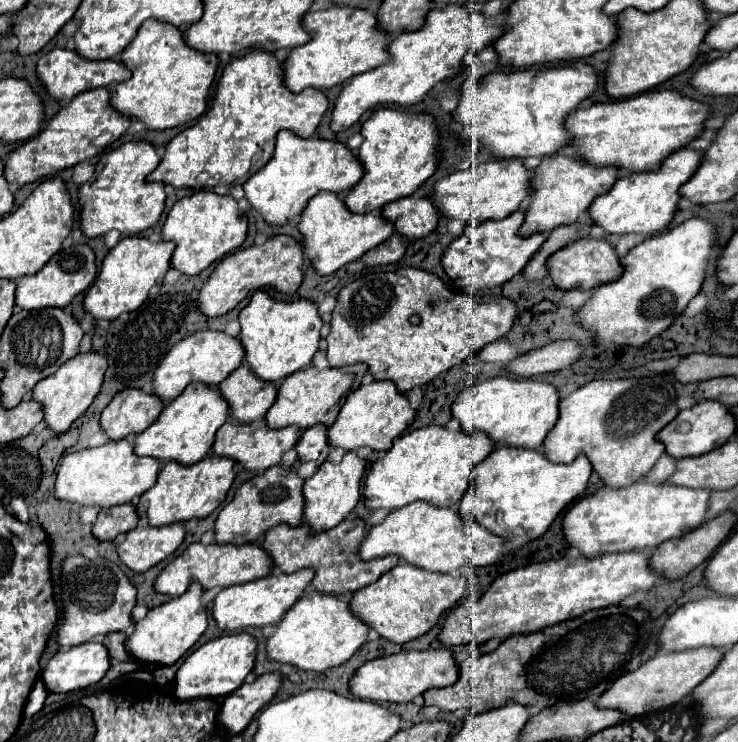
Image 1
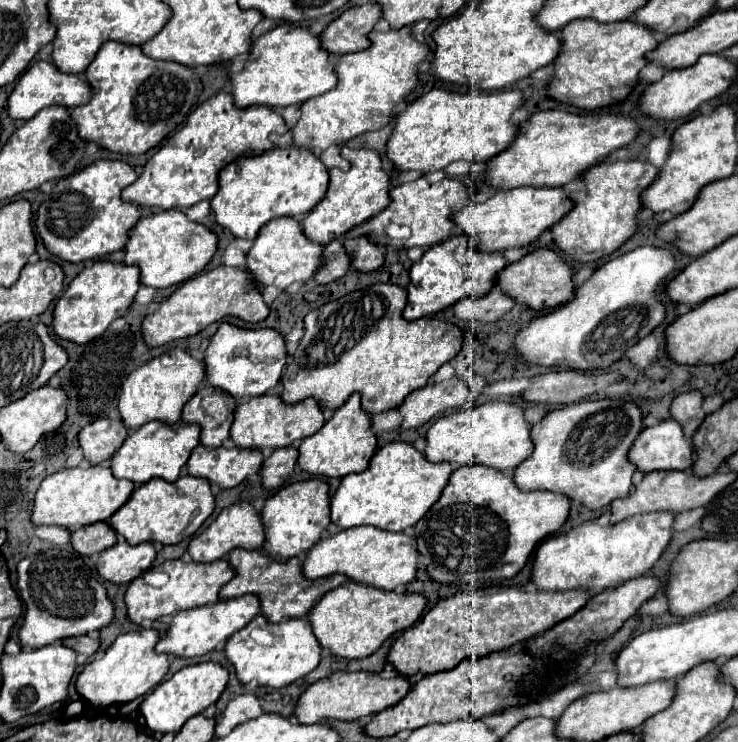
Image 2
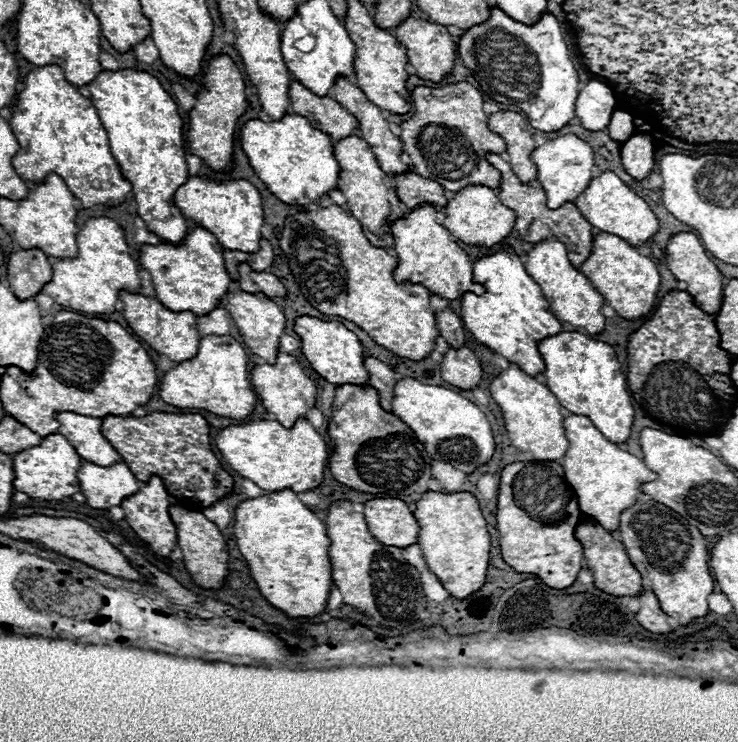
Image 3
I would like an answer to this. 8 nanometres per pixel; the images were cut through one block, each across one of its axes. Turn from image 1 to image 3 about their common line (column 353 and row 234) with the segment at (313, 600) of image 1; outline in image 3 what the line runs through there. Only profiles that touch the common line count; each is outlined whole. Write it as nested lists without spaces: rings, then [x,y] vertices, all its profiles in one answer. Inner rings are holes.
[[[610,170],[592,180],[592,184],[576,198],[576,206],[580,208],[582,216],[592,224],[592,228],[596,228],[598,232],[620,236],[634,248],[646,244],[658,232],[658,218],[650,210],[650,206]]]

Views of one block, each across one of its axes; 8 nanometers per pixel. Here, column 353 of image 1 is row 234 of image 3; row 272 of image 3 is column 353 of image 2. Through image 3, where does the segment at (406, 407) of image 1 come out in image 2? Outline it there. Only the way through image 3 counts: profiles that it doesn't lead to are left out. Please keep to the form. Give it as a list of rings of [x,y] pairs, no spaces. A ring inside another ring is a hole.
[[[352,394],[342,408],[310,438],[302,440],[298,446],[298,466],[314,476],[342,478],[352,472],[362,472],[370,464],[376,452],[376,436],[372,432],[370,416],[360,408],[360,396]]]

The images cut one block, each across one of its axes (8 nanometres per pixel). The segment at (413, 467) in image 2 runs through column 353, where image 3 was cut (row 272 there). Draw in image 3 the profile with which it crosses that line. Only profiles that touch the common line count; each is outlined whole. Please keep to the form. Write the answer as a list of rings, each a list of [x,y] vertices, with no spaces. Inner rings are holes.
[[[508,246],[486,254],[474,262],[474,280],[484,286],[484,294],[468,292],[462,296],[462,322],[466,330],[486,348],[498,352],[504,360],[516,364],[528,376],[546,372],[544,360],[538,352],[538,342],[562,332],[562,324],[550,312],[540,286],[528,276],[516,252]]]

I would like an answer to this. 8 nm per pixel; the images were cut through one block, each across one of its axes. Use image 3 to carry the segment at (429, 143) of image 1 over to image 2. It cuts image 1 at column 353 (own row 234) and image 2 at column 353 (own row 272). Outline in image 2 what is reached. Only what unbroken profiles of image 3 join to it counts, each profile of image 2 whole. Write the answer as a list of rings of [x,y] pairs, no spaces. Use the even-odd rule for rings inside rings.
[[[342,148],[340,156],[350,162],[350,170],[344,172],[340,168],[330,168],[330,184],[326,196],[308,212],[302,220],[302,232],[308,240],[326,246],[328,242],[344,236],[348,230],[366,222],[370,216],[382,212],[386,208],[386,196],[390,190],[390,178],[382,170],[382,158],[376,150],[350,150]]]

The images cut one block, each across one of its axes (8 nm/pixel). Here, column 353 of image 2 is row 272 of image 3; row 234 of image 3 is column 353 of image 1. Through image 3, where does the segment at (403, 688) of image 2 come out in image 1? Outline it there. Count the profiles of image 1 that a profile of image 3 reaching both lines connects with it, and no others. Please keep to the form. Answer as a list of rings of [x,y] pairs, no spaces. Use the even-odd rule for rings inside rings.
[[[422,650],[422,652],[400,652],[392,656],[382,656],[364,662],[348,682],[348,690],[362,700],[372,702],[412,702],[416,696],[422,696],[430,688],[444,688],[458,680],[458,662],[452,652],[440,650]]]

